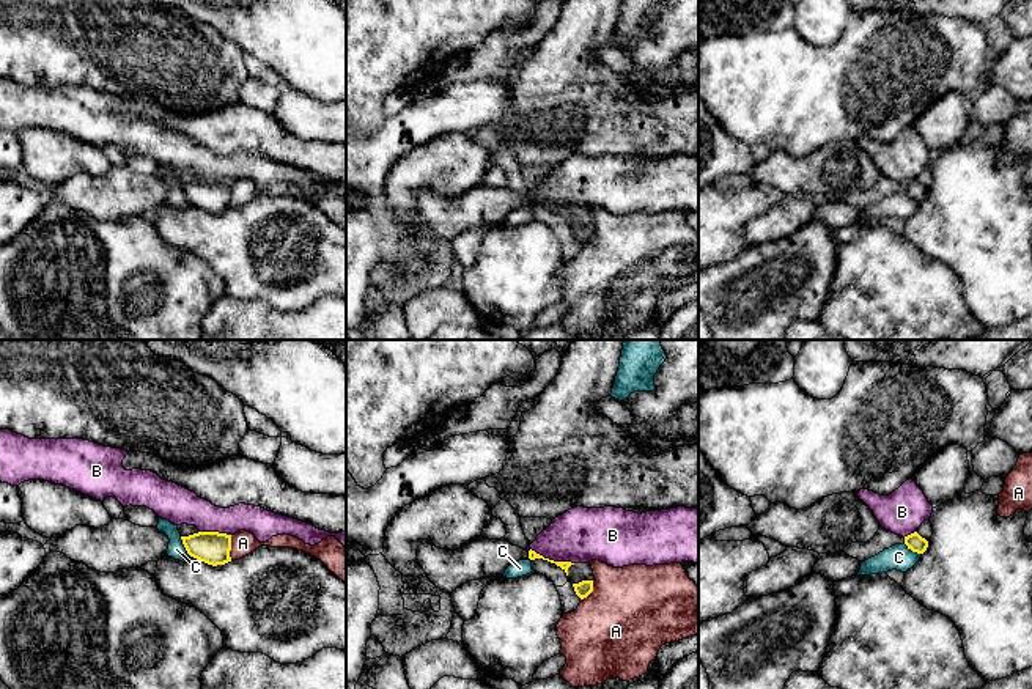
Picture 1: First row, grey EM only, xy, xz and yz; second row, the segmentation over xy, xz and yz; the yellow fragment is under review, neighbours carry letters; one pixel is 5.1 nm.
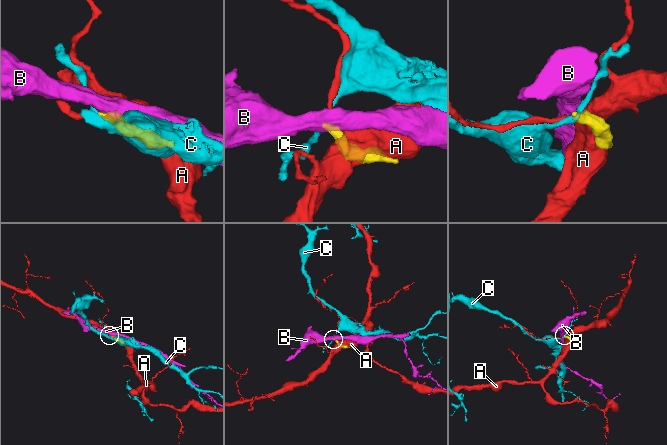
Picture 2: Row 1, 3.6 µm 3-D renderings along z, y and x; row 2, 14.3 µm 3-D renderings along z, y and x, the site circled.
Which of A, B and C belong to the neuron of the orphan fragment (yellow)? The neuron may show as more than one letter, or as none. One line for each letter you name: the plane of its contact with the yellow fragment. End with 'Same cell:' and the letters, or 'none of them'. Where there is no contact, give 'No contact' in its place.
Same cell: none of them

